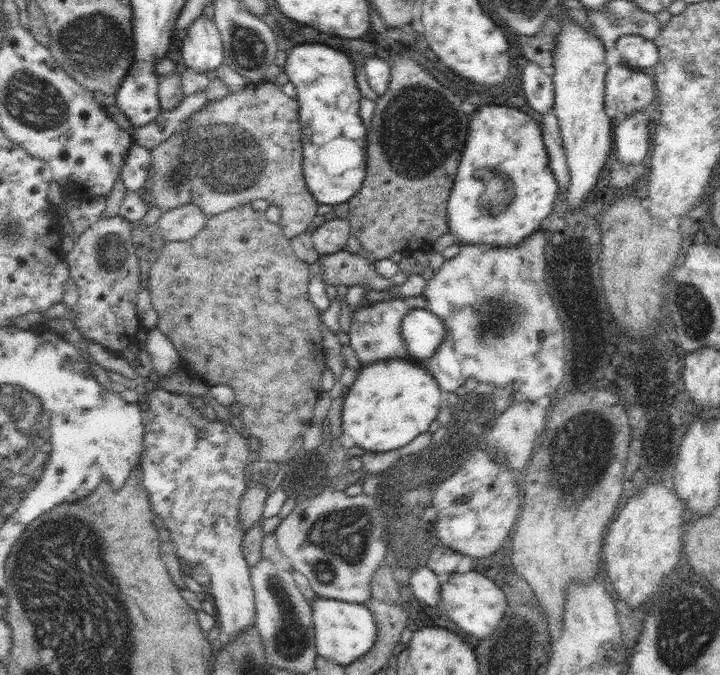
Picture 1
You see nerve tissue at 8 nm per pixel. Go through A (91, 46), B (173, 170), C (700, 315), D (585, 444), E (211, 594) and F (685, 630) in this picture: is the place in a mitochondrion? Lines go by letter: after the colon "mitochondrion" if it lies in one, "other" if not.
A: mitochondrion
B: mitochondrion
C: mitochondrion
D: mitochondrion
E: other
F: mitochondrion

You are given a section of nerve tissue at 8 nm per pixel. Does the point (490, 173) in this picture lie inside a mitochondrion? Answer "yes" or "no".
yes

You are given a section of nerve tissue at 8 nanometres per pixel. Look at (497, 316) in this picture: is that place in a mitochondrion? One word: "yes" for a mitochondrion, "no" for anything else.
yes

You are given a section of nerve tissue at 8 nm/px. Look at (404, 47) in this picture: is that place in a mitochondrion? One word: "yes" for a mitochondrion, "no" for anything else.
no

